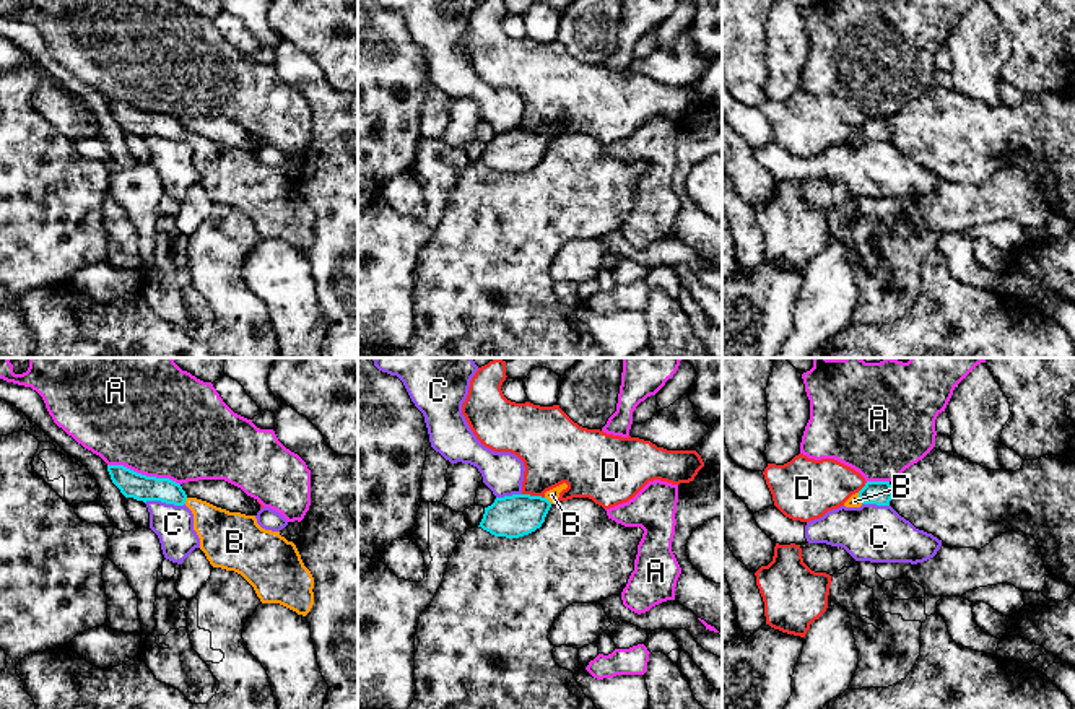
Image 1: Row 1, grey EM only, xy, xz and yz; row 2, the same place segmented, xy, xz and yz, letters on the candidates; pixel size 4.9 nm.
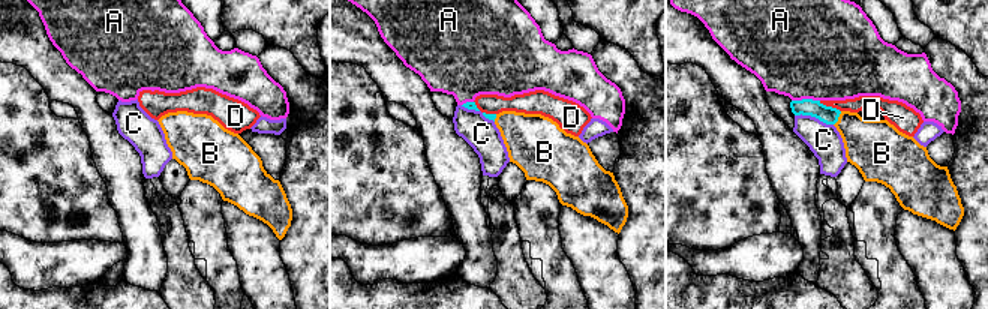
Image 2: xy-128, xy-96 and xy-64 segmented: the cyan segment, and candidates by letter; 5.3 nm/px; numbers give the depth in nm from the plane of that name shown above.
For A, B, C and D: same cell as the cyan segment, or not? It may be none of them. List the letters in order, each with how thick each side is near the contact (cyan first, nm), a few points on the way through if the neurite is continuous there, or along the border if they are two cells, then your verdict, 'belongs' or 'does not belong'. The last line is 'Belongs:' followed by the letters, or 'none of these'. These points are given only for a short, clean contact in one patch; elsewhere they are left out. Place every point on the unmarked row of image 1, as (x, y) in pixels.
A: 130 nm thick on the cyan side, 500 nm on the other; does not belong
B: 120 nm thick on the cyan side, 60 nm on the other; runs through yz (880, 129), (859, 132), (854, 137); belongs
C: 130 nm thick on the cyan side, 190 nm on the other; does not belong
D: 220 nm thick on the cyan side, 320 nm on the other; border along xz (522, 129), (544, 134); does not belong
Belongs: B

